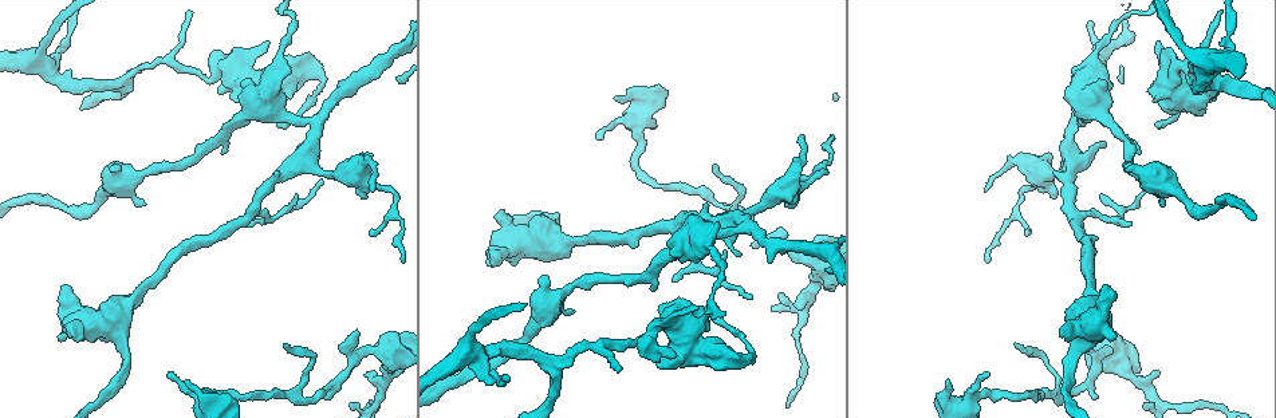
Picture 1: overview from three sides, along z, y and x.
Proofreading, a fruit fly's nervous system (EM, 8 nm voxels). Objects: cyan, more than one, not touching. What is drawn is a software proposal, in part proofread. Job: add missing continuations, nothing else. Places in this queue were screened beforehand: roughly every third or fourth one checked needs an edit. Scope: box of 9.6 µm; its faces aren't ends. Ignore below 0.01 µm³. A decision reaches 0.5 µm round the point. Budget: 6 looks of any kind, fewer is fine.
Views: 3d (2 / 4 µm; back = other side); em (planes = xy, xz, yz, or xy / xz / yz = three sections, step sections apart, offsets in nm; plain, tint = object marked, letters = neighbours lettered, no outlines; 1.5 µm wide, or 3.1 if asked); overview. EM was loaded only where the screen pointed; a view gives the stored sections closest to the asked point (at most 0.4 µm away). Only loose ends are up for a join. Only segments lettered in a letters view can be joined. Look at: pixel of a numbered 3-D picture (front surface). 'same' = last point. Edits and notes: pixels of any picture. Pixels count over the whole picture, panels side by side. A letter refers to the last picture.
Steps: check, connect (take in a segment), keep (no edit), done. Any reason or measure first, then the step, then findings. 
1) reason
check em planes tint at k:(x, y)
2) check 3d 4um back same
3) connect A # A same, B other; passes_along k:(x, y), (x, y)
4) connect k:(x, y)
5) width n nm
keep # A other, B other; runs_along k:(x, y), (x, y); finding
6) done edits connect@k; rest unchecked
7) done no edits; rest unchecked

tapers out
check em xy step 8 tint at 1:(599, 139)

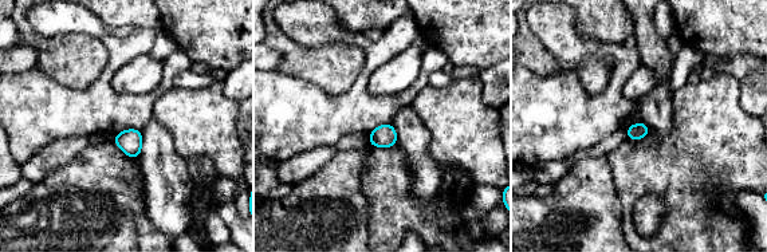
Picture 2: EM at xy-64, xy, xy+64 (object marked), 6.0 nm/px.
another direction
check em yz step 8 letters same

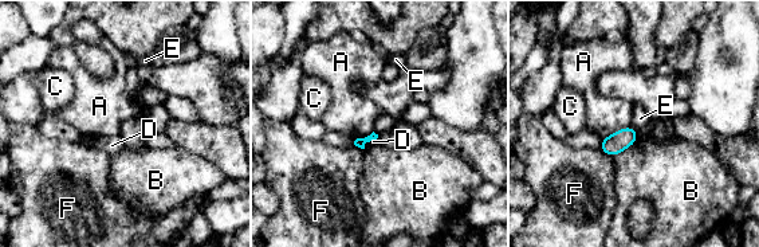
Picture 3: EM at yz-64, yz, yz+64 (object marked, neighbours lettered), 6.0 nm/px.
keep # A other, B other, C other, D other, E other, F other; border 3:(630, 126), (636, 130); none of them fits

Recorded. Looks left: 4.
check 3d 2um at 1:(499, 211)

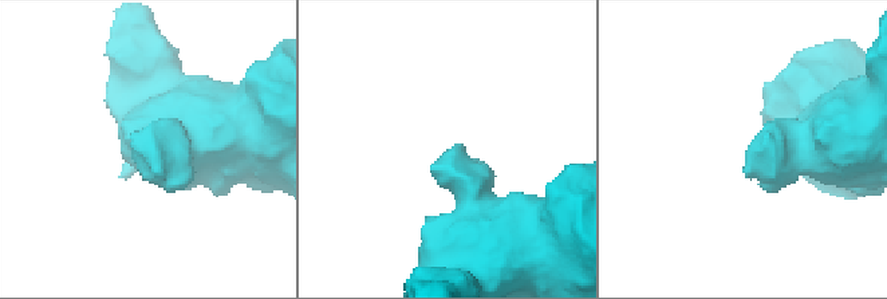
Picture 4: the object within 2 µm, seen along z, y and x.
need the tissue
check em planes letters at 4:(747, 167)

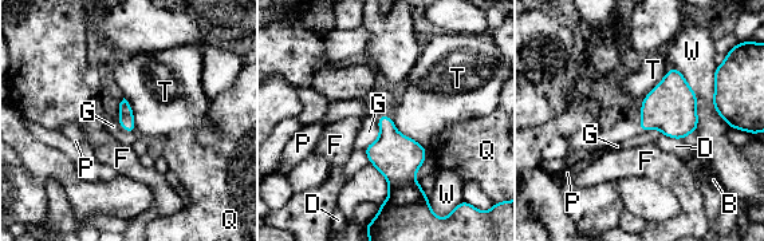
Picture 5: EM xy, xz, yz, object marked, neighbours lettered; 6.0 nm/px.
keep # B other, D other, F other, G other, P other, Q other, T other, W other; border 5:(390, 117), (400, 133), (426, 150); no lettered segment goes on from it

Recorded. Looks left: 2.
free end
check em planes letters at 1:(795, 206)

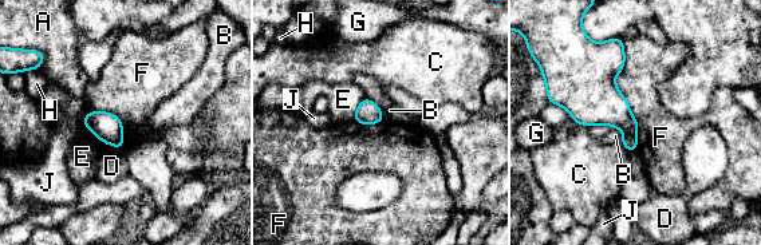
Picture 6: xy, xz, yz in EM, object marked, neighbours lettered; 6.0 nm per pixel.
keep # A other, B other, C other, D other, E other, F other, G other, H other, J other; border 6:(620, 38), (614, 83), (637, 150); none of them fits

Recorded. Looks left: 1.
done no edits; rest unchecked

